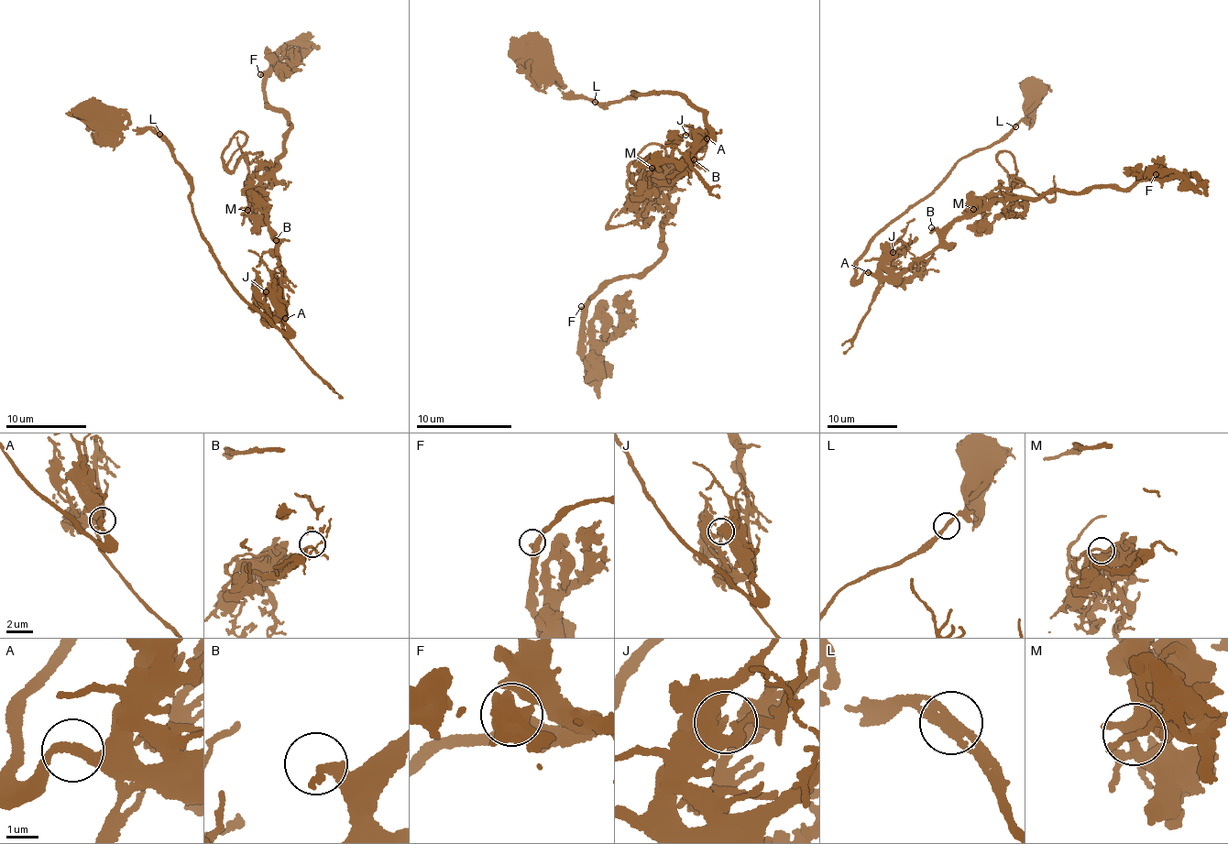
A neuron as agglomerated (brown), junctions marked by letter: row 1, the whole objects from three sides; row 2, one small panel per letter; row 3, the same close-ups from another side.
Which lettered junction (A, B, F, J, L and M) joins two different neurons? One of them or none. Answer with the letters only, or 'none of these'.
M

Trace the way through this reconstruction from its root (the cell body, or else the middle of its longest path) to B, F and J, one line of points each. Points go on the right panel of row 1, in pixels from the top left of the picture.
B: (1034, 88), (1025, 83), (1028, 118), (879, 231), (855, 279), (896, 276), (939, 244), (931, 227)
F: (1034, 88), (1025, 83), (1028, 118), (879, 231), (855, 279), (896, 276), (995, 198), (1130, 189), (1156, 174)
J: (1034, 88), (1025, 83), (1028, 118), (958, 162), (935, 190), (879, 231), (858, 259), (855, 279), (893, 252)

